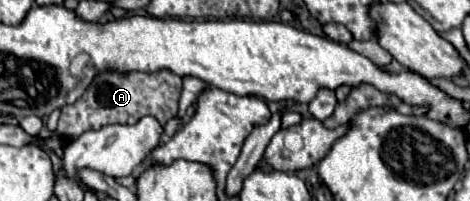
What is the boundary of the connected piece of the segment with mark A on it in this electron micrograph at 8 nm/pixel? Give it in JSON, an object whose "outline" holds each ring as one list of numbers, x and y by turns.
{"outline":[[105,70,93,78,91,86,85,90,85,94,75,104,67,104,61,108,57,136,65,138,65,142,73,142,87,130,99,130,99,128,109,126,109,124,137,124,143,116,153,116,159,120,161,126,165,126,177,114,179,94,181,94,181,76,175,76,171,70,123,72,123,74,115,72,115,70]]}

